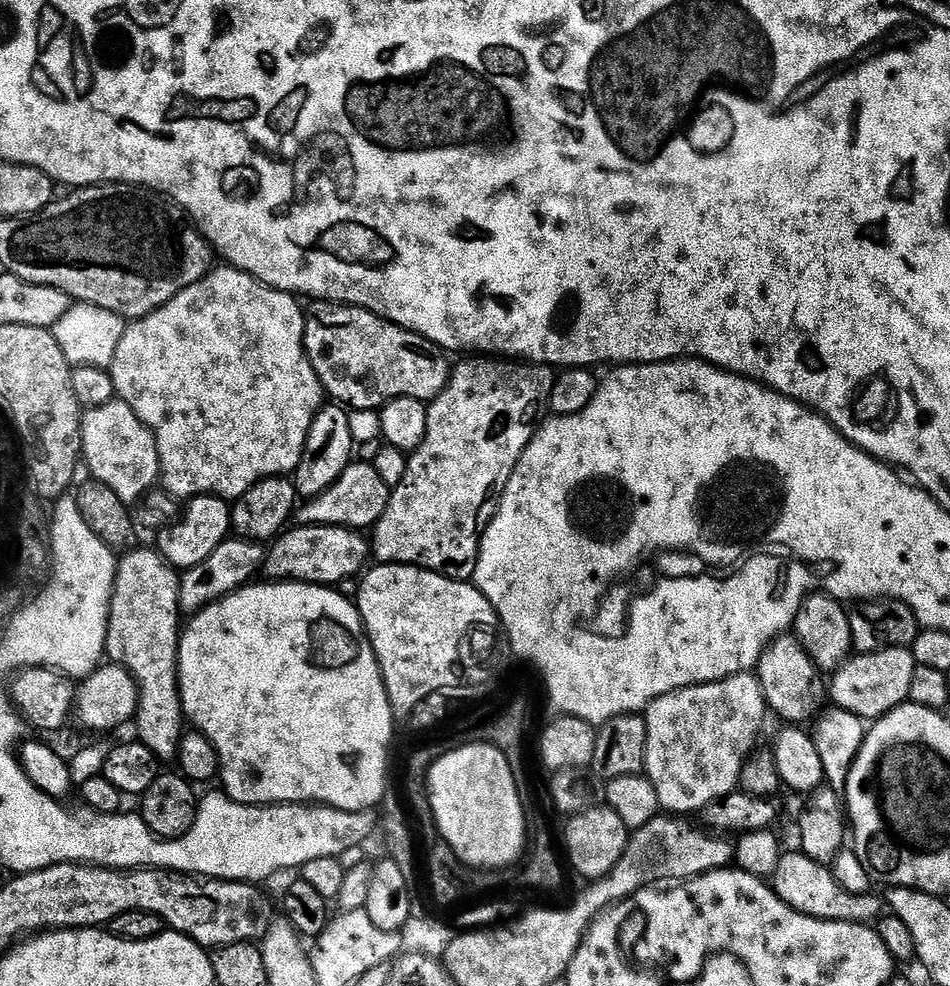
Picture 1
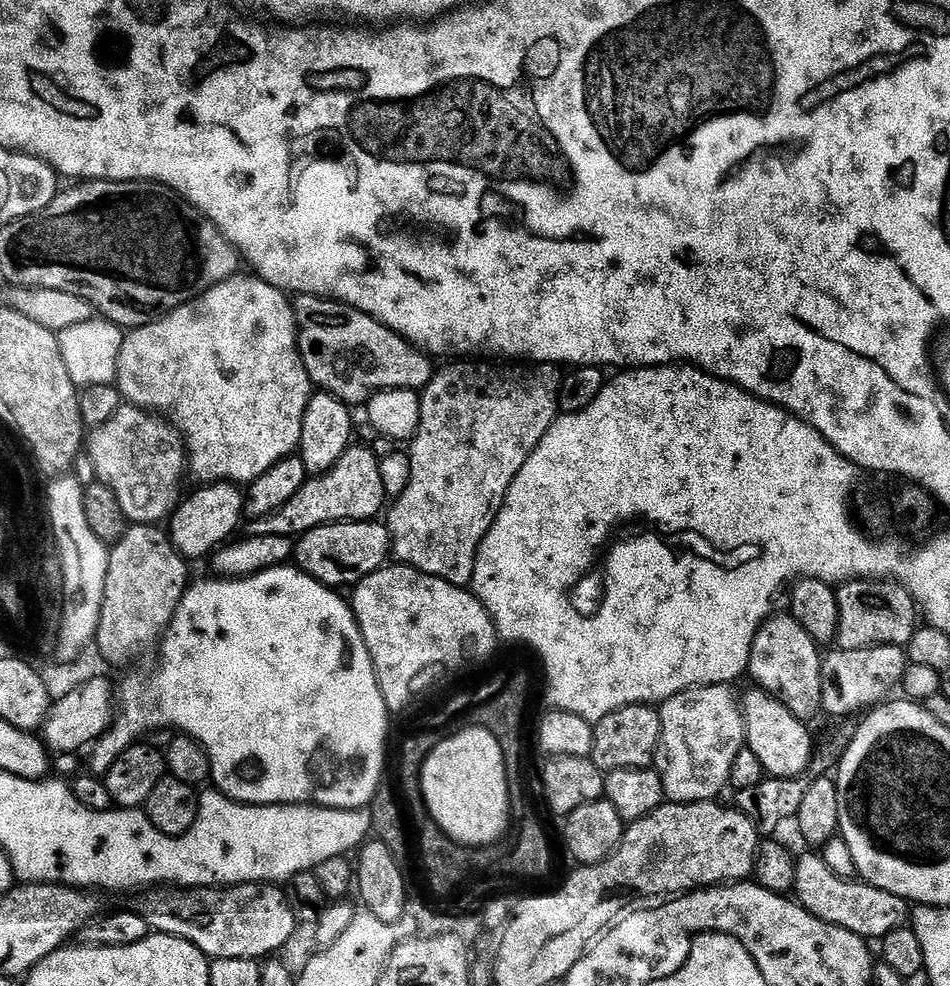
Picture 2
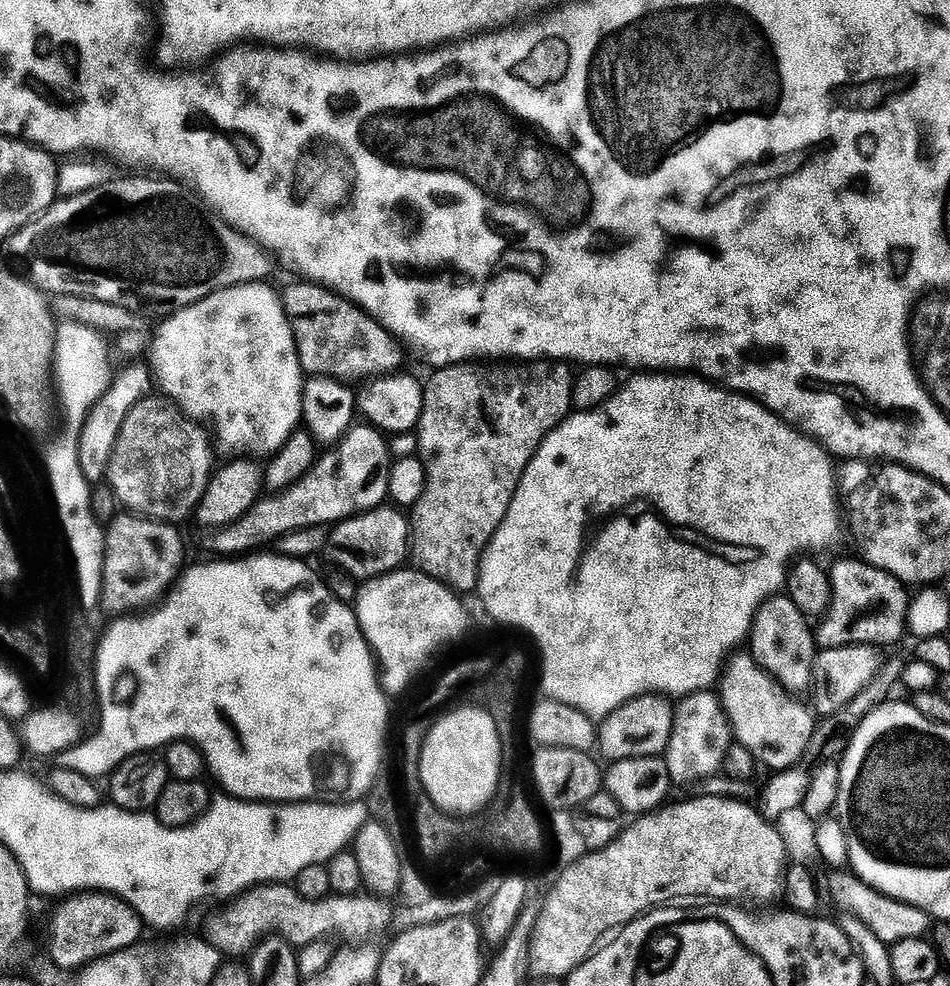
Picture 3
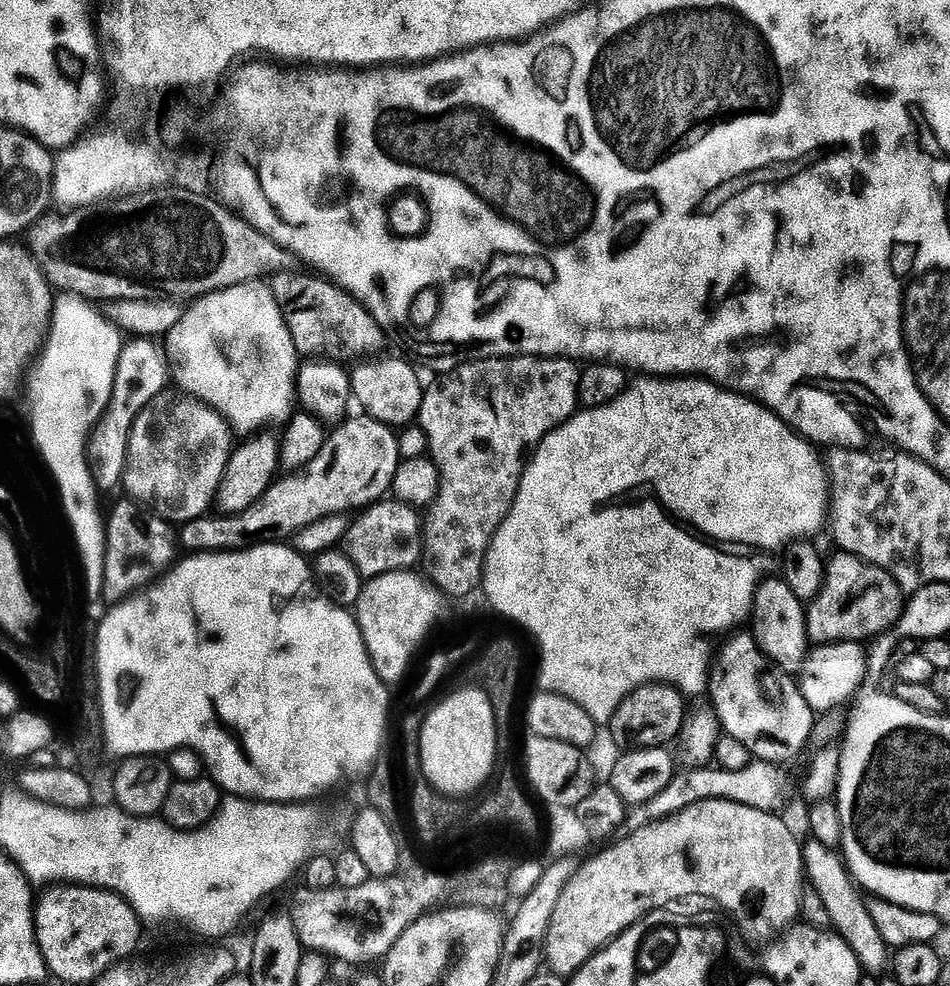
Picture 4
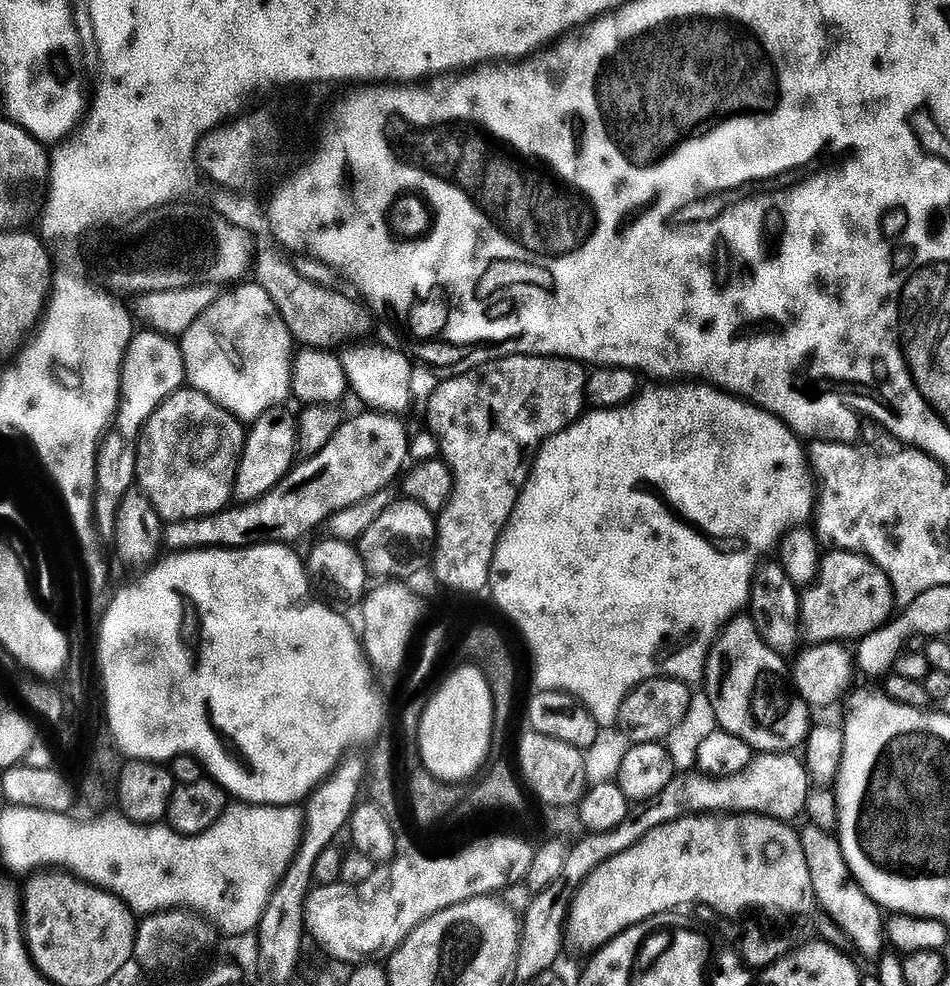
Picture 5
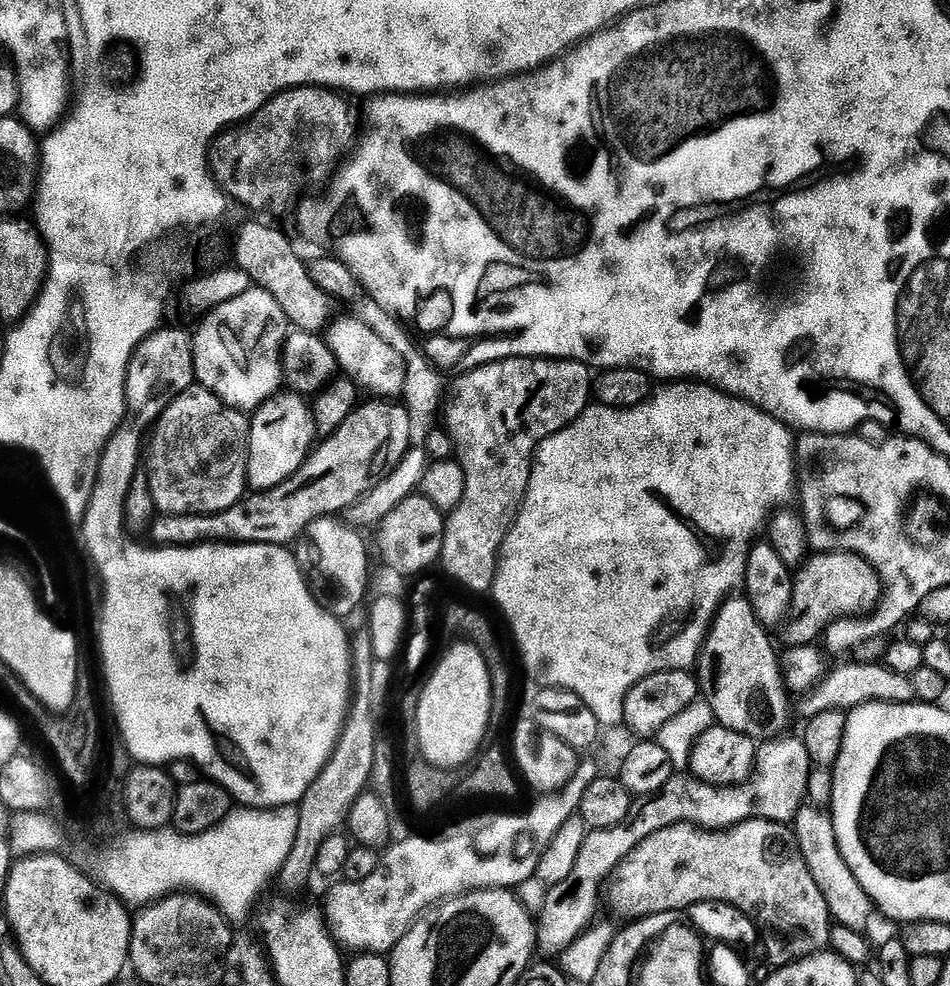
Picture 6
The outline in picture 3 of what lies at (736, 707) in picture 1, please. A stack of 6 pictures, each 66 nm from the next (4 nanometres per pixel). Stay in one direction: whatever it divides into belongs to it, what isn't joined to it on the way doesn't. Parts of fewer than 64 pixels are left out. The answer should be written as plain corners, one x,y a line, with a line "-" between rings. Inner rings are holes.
712,690
691,692
675,705
672,717
674,724
666,759
673,785
696,784
699,780
710,779
715,772
719,773
724,767
726,754
734,743
732,725
724,713
719,695

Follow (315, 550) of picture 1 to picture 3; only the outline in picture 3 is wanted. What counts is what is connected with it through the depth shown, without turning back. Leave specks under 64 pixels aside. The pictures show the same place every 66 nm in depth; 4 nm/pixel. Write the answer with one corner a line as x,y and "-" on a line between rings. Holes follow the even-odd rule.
395,506
371,508
349,520
341,520
327,533
326,553
335,567
347,572
357,582
373,580
397,568
405,567
410,556
410,520
401,509

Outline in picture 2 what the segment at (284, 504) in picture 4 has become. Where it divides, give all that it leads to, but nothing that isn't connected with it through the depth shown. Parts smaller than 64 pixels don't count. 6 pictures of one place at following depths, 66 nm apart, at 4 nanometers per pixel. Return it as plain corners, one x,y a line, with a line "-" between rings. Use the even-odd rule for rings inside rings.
348,447
346,454
338,458
338,462
329,472
309,478
302,486
302,490
298,490
298,494
294,494
294,498
286,502
286,506
282,506
274,514
264,516
260,520
252,520
251,535
278,534
299,538
310,529
323,524
338,524
341,520
370,520
379,517
386,508
380,469
381,457
375,456
368,448
356,447

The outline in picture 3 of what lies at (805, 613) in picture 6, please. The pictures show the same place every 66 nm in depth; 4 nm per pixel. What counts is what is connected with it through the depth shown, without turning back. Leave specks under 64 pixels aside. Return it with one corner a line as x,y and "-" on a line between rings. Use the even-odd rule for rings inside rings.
863,558
856,560
840,560
833,568
830,568
832,578
832,601
827,612
824,613
815,629
816,643
821,649
845,648
855,644
896,644
908,632
908,605
910,592
906,585
891,572
883,572
868,564

